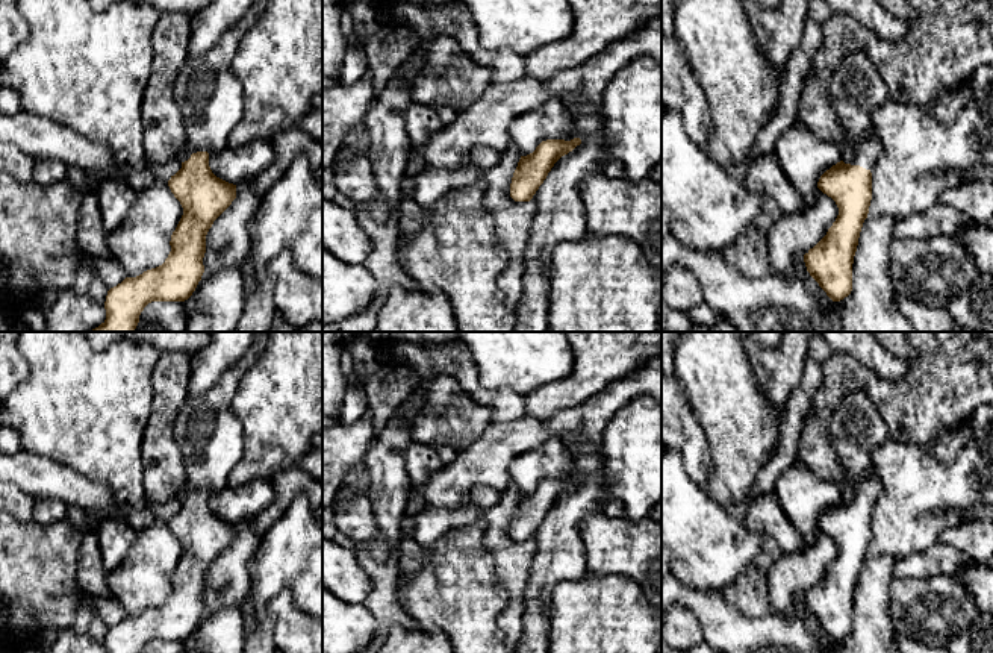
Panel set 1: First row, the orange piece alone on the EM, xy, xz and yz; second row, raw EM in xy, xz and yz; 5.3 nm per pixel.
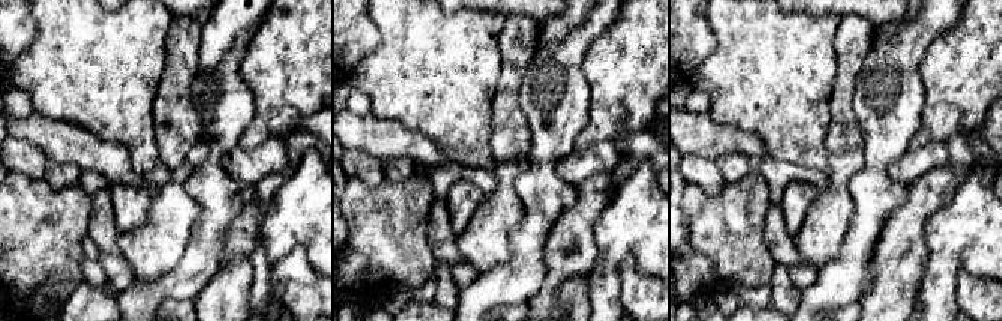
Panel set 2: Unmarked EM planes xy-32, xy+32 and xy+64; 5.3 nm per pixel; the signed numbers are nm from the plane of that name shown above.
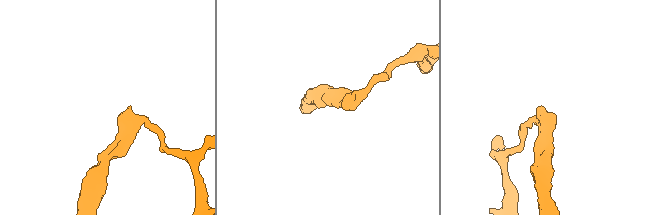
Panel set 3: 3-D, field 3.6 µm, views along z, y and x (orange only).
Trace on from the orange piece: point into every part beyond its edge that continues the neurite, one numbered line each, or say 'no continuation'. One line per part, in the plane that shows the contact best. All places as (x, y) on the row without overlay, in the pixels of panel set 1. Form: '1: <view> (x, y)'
1: yz (857, 429)

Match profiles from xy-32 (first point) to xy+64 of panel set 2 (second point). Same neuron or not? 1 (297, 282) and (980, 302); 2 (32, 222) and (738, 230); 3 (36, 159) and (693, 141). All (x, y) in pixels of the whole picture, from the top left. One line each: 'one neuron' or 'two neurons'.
1: one neuron
2: one neuron
3: two neurons

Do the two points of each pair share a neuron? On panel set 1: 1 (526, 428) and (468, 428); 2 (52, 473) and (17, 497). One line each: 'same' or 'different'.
1: different
2: different

